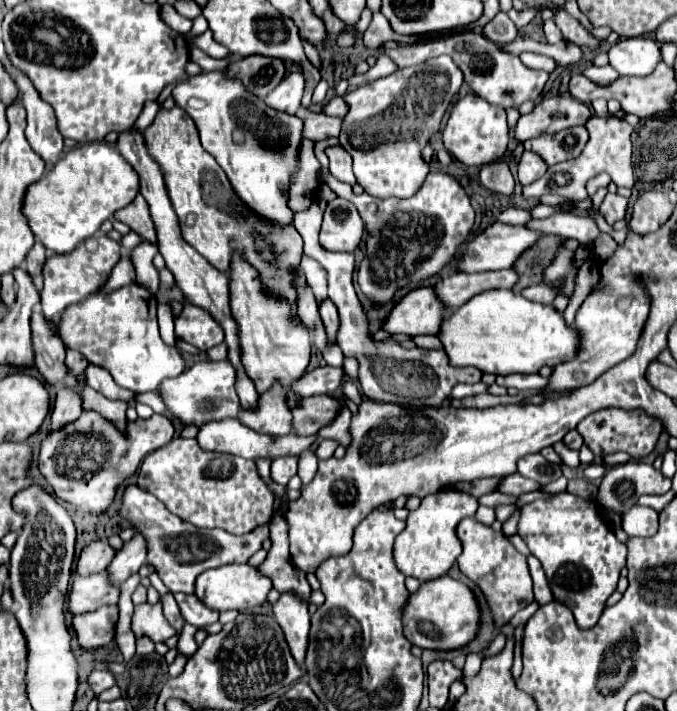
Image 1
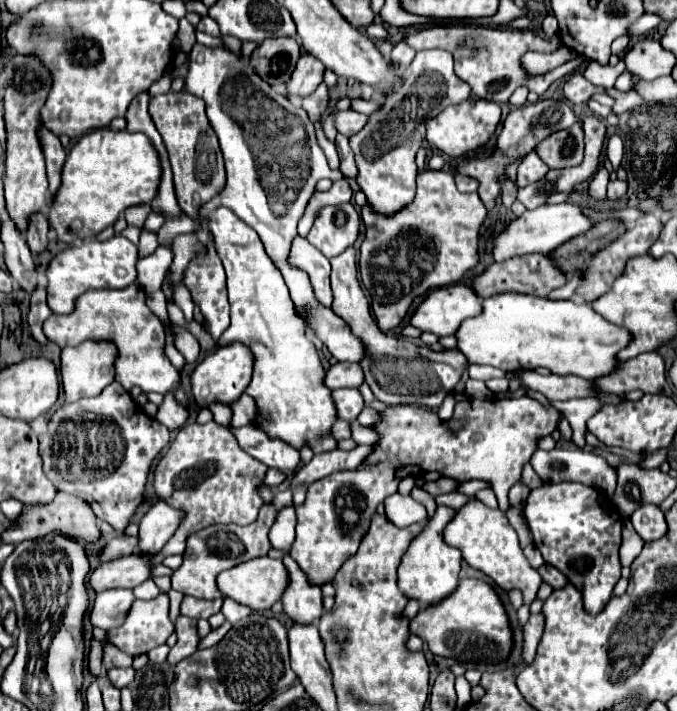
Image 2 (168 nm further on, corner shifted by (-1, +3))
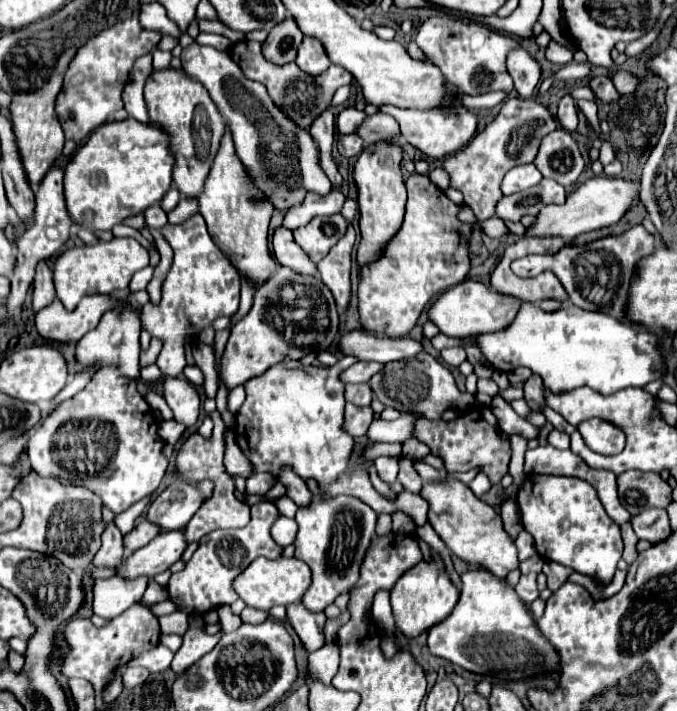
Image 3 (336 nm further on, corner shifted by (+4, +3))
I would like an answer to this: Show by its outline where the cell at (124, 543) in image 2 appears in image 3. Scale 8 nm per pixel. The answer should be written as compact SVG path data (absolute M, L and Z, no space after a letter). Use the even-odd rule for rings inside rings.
M148 521L138 523L128 535L124 535L124 549L126 553L134 553L136 549L144 547L146 543L150 543L156 535L158 535L158 525L152 525Z

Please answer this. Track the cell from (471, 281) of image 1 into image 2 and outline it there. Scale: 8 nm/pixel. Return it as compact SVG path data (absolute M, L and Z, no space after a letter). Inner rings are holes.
M529 253L523 257L511 257L503 263L493 263L487 267L483 275L477 275L473 279L473 289L477 291L479 297L491 297L497 293L527 293L527 295L537 295L537 297L547 297L553 289L563 287L567 281L565 273L559 269L559 265L551 259L551 255L541 255L541 253Z

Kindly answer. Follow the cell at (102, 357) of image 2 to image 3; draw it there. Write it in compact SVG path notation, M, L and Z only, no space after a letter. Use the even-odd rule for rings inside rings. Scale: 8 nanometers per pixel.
M126 307L124 313L110 311L106 313L98 327L88 331L78 343L76 343L76 363L80 369L102 369L102 367L116 367L120 375L124 377L140 377L138 369L138 357L140 357L140 321L136 313Z

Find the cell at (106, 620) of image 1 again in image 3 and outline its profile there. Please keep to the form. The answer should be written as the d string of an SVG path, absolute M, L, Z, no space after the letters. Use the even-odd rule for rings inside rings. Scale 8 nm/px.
M120 577L96 579L94 583L94 613L104 619L114 619L122 615L128 607L140 601L146 589L148 577L138 577L134 581L126 581Z

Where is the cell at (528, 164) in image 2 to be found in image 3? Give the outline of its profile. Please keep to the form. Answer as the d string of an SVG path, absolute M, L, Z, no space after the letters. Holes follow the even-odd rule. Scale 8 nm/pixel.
M526 163L526 165L518 165L514 169L510 169L502 181L502 193L504 195L512 195L516 191L528 189L532 185L536 185L542 179L540 171L536 169L534 163Z

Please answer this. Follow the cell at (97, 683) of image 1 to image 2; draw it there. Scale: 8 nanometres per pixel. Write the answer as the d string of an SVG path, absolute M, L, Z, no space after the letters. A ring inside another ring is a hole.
M127 667L127 669L109 669L107 675L109 675L109 679L111 679L111 683L113 683L115 687L123 689L123 687L129 687L129 685L133 683L133 679L135 679L135 669L133 669L133 667Z

